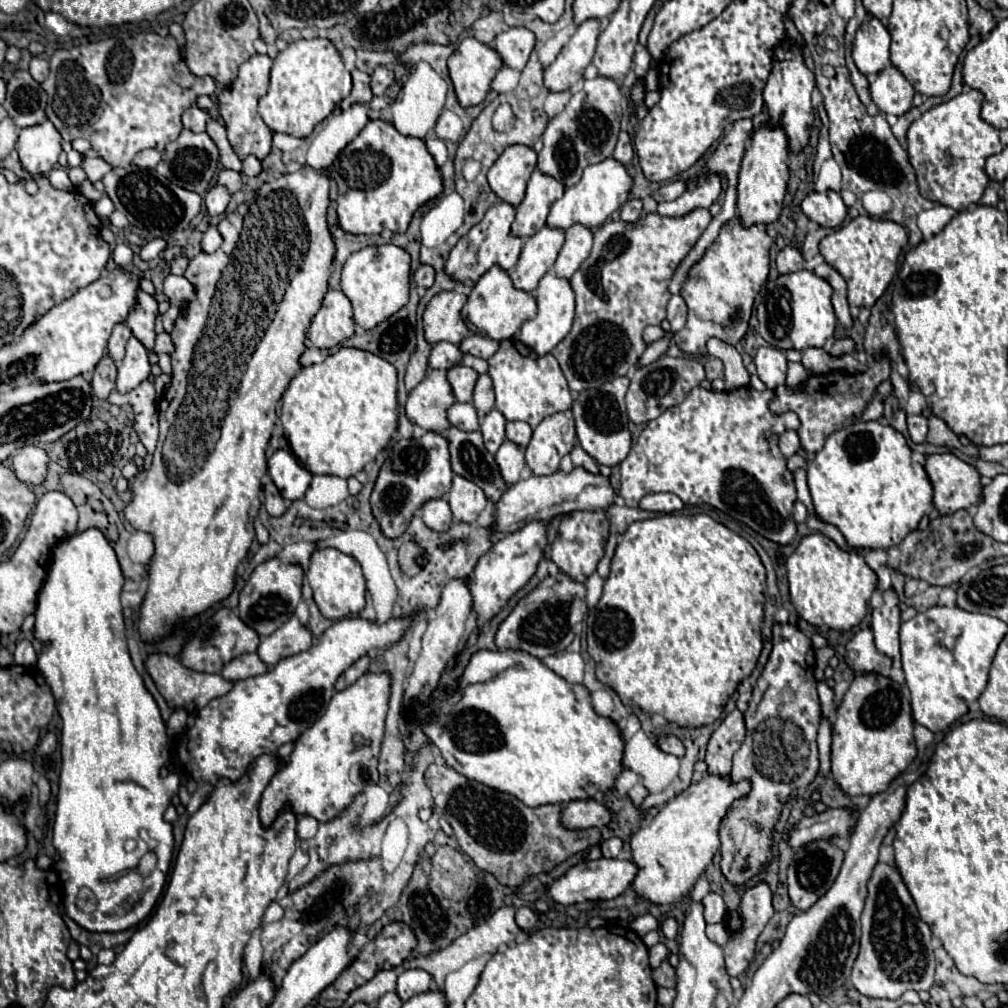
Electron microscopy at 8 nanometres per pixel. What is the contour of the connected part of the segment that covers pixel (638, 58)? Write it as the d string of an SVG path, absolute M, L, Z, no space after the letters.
M647 48L640 49L635 54L635 75L641 79L646 77L652 57Z

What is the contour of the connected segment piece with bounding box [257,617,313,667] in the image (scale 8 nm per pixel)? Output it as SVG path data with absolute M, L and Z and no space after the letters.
M291 617L283 627L279 627L273 635L265 637L257 649L257 655L261 661L265 661L269 667L279 663L279 659L285 659L287 655L297 655L299 651L307 651L313 643L313 633L299 623L297 617Z

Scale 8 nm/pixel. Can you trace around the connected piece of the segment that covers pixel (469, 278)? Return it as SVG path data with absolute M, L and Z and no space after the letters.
M497 203L493 207L487 209L485 217L465 235L459 239L459 243L451 249L449 253L449 259L445 263L445 271L457 279L457 281L463 281L467 285L475 285L477 279L487 271L491 269L495 263L499 267L503 267L505 271L509 271L517 259L519 259L519 253L521 253L521 247L523 247L523 241L515 235L511 235L511 223L515 221L515 207L509 205L509 203Z

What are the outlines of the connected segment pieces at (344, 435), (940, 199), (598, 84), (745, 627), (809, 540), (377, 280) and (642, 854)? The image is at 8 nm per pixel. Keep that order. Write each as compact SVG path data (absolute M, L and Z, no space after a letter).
M341 347L319 365L303 367L289 383L281 403L281 423L291 451L301 465L313 475L337 475L351 477L371 463L379 451L387 447L399 427L397 411L397 371L379 355L359 351L353 347Z
M965 89L961 95L931 107L907 131L907 155L915 167L919 193L945 207L963 211L969 205L979 203L983 197L989 177L985 173L985 159L1003 149L999 141L999 129L991 127L981 119L983 93Z
M609 77L583 81L579 93L573 93L565 109L547 123L543 133L543 149L539 151L539 171L553 175L565 187L575 185L587 165L599 163L613 155L619 127L623 119L623 95L619 85Z
M683 512L660 514L653 519L635 521L629 525L629 529L623 533L621 543L615 549L613 561L611 561L611 573L603 585L603 597L599 599L597 607L587 617L587 647L589 655L597 663L597 679L611 687L623 703L641 707L645 713L659 713L667 721L673 721L681 727L703 727L717 721L723 713L723 707L731 693L737 689L737 685L743 681L743 677L749 677L755 669L761 654L761 622L763 619L763 603L765 603L765 567L757 555L757 551L751 547L751 543L743 537L739 537L735 531L727 529L713 517L699 513L688 515Z
M823 533L801 539L793 555L786 560L791 601L797 613L811 625L821 623L831 629L851 629L859 625L867 613L867 603L877 587L875 571L865 563L863 555L847 553Z
M397 245L365 247L353 253L341 273L341 289L353 305L355 323L363 329L373 329L387 317L395 315L409 299L409 277L411 277L411 257L405 249Z
M705 773L701 781L689 785L683 793L671 799L631 837L631 861L639 867L633 889L651 903L677 903L687 895L695 879L707 869L721 847L719 827L727 809L735 799L743 799L747 791L751 791L751 783L747 783L747 779L731 783L729 775L721 777Z

